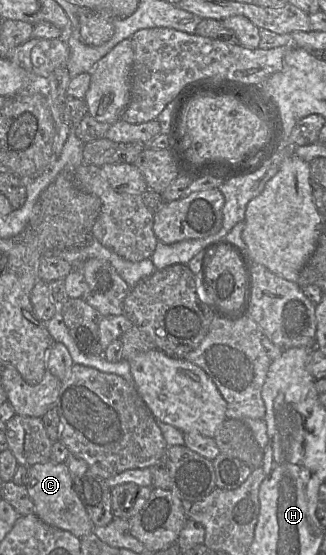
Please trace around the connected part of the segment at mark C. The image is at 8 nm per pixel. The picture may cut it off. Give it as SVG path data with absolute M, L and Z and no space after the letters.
M48 461L30 466L26 488L34 504L34 514L43 522L78 538L93 533L95 526L73 488L73 477L66 463Z

